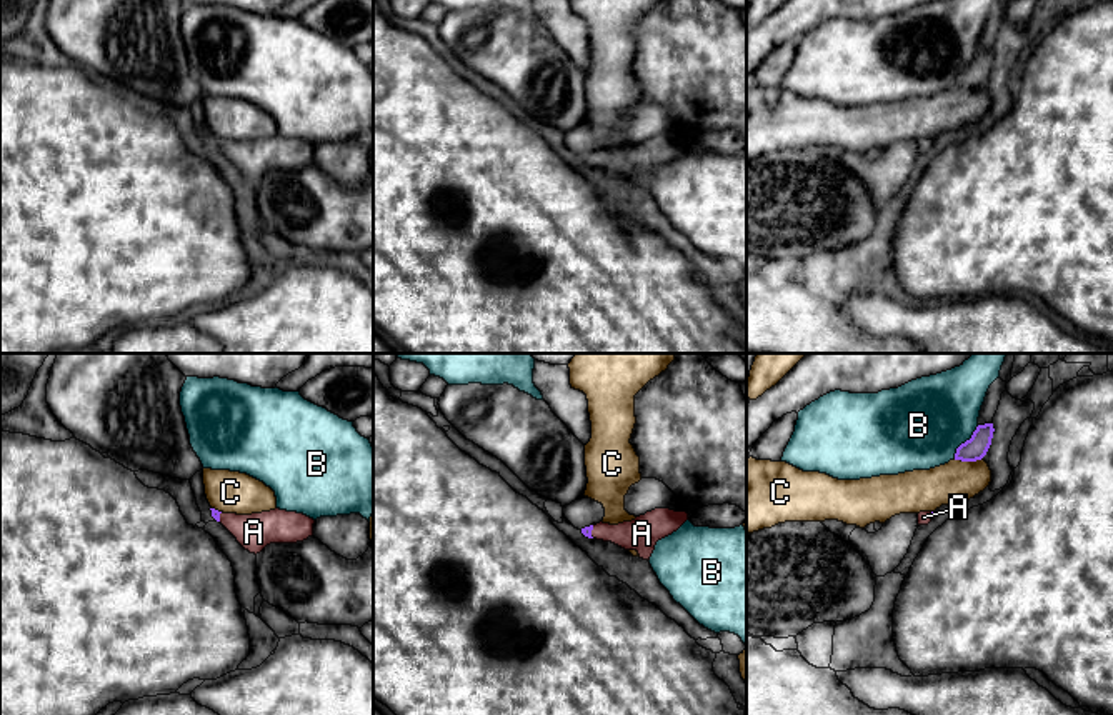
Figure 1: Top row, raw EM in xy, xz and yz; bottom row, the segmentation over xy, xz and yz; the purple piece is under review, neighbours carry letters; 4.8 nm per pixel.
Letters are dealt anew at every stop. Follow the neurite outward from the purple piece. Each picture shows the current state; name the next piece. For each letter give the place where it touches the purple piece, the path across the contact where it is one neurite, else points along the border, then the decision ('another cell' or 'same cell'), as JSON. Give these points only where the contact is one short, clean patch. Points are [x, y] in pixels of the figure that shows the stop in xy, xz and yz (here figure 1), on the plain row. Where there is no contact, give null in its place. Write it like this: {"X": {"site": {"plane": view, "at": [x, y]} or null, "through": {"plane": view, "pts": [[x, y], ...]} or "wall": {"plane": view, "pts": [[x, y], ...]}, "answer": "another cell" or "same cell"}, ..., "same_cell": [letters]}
{"A": {"site": {"plane": "xz", "at": [590, 159]}, "through": {"plane": "xz", "pts": [[587, 157], [590, 159], [642, 160]]}, "answer": "same cell"}, "B": {"site": {"plane": "yz", "at": [967, 67]}, "answer": "another cell"}, "C": {"site": {"plane": "yz", "at": [967, 87]}, "answer": "another cell"}, "same_cell": ["A"]}

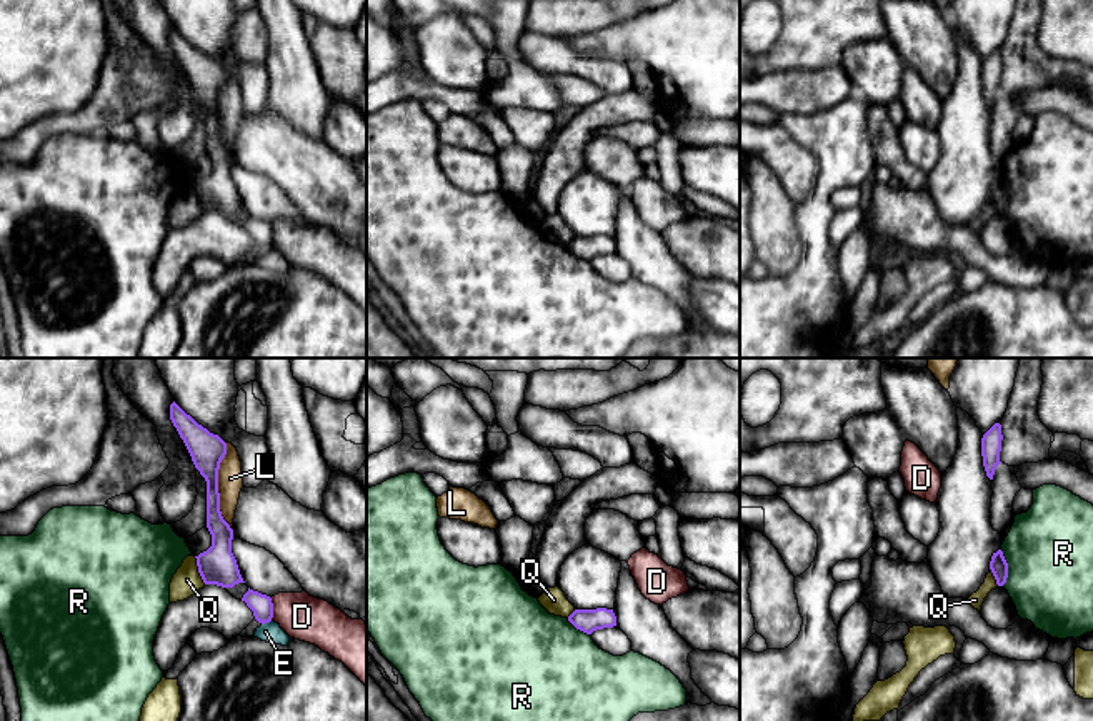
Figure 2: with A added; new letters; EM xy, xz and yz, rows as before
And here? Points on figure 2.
{"D": {"site": {"plane": "xy", "at": [272, 237]}, "wall": {"plane": "xy", "pts": [[270, 225], [272, 247]]}, "answer": "another cell"}, "E": {"site": {"plane": "xy", "at": [265, 248]}, "wall": {"plane": "xy", "pts": [[270, 247], [262, 252]]}, "answer": "another cell"}, "L": {"site": {"plane": "xy", "at": [217, 117]}, "wall": {"plane": "xy", "pts": [[224, 69], [225, 80], [219, 94], [219, 137], [234, 164]]}, "answer": "another cell"}, "Q": {"site": {"plane": "xy", "at": [199, 197]}, "wall": {"plane": "xy", "pts": [[194, 183], [199, 202], [205, 210]]}, "answer": "another cell"}, "R": {"site": {"plane": "yz", "at": [1007, 195]}, "answer": "another cell"}, "same_cell": []}

